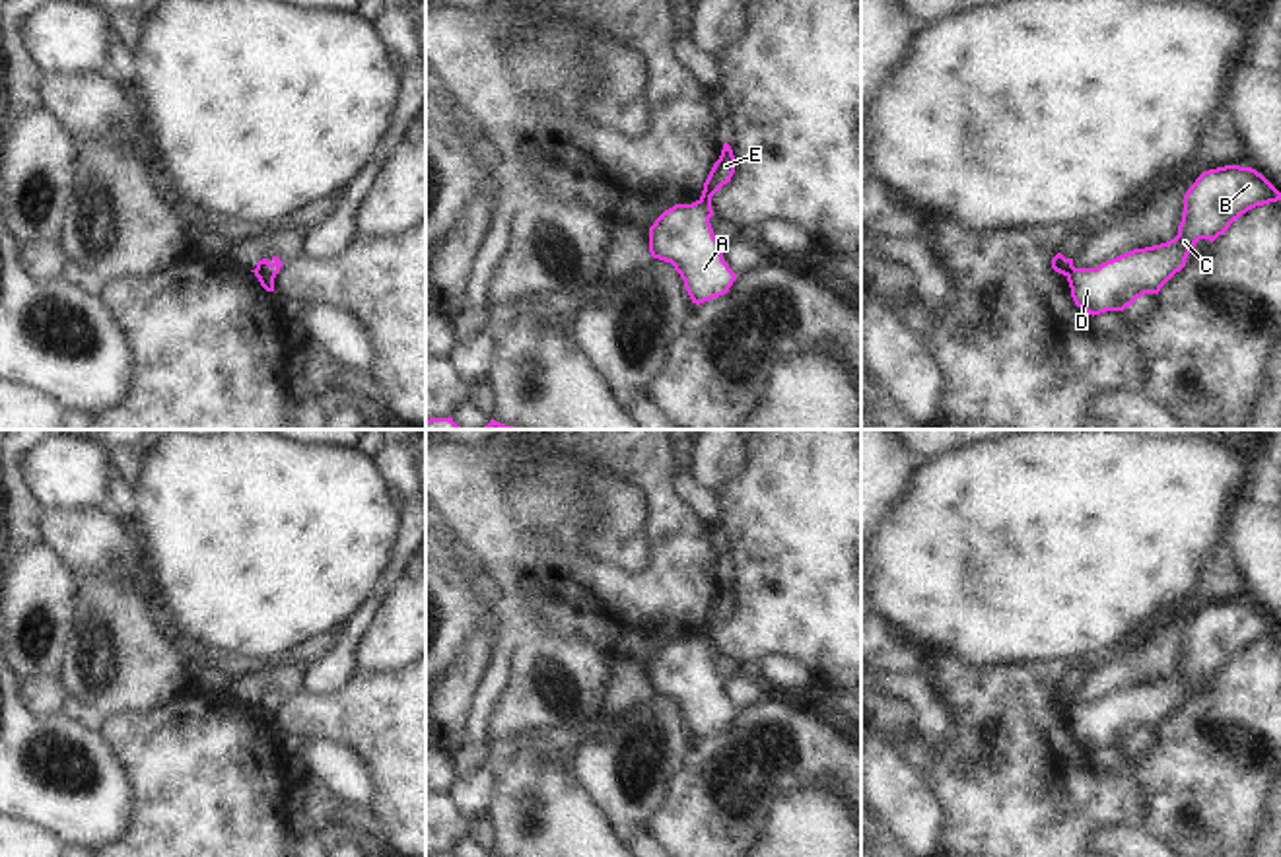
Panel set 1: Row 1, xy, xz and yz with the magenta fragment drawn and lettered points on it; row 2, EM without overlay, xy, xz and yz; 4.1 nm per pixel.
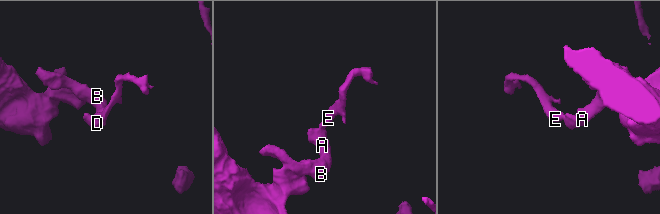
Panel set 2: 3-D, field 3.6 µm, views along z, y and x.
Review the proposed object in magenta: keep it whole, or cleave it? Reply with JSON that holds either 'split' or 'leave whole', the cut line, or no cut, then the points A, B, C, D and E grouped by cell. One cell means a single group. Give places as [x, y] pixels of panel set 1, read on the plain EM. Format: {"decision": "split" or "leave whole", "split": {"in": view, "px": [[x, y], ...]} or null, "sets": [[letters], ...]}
{"decision": "split", "split": {"in": "xy", "px": [[257, 702], [273, 716]]}, "sets": [["A", "B", "C", "D"], ["E"]]}

